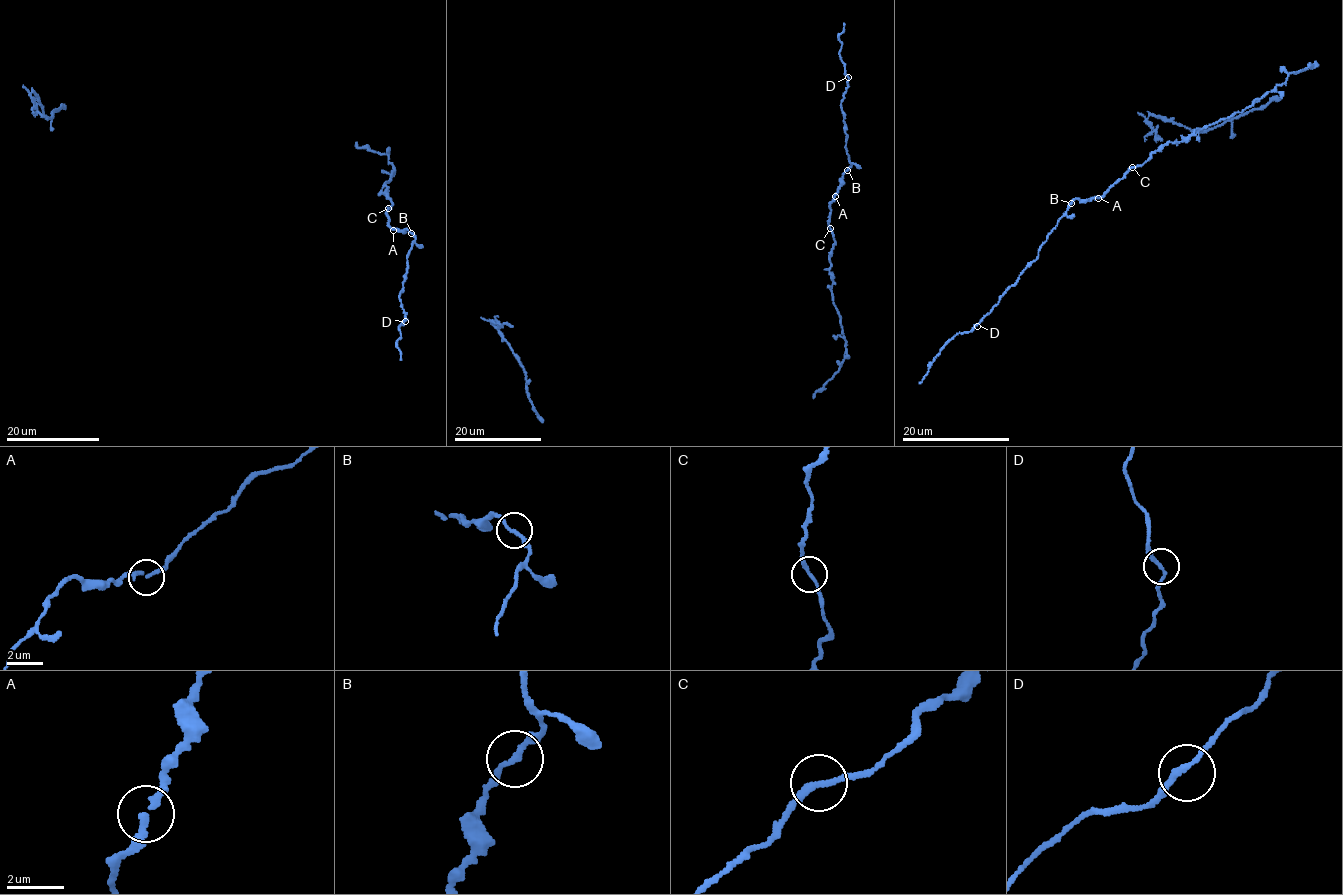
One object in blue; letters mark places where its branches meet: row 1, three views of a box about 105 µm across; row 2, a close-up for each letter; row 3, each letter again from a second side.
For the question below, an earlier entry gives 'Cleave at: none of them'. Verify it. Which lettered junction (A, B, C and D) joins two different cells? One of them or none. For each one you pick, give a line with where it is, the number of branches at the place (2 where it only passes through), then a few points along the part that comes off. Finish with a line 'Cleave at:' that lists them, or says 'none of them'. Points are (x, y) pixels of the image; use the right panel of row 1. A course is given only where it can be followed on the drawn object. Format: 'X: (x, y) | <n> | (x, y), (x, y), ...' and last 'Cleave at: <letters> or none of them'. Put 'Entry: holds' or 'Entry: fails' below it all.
C: (1132, 167) | 2
Cleave at: C
Entry: fails

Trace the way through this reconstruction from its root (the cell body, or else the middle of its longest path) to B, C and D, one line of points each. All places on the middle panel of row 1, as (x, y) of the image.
B: (835, 373), (841, 366), (846, 341), (831, 295), (829, 259), (835, 241), (828, 225), (831, 201), (847, 170)
C: (835, 373), (841, 366), (846, 341), (831, 295), (829, 259), (835, 241), (830, 229)
D: (835, 373), (846, 341), (831, 295), (835, 241), (828, 225), (831, 201), (852, 165), (841, 105), (848, 77)

